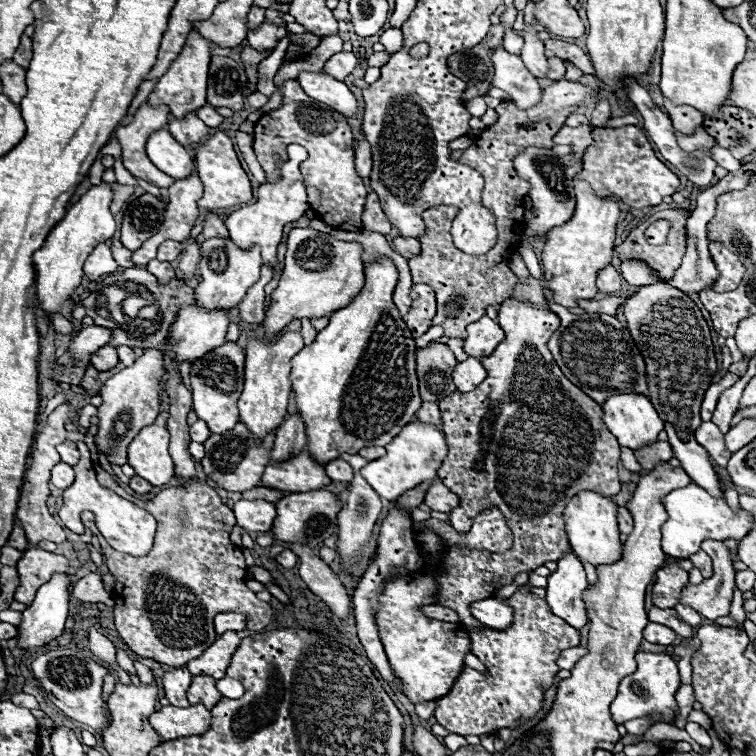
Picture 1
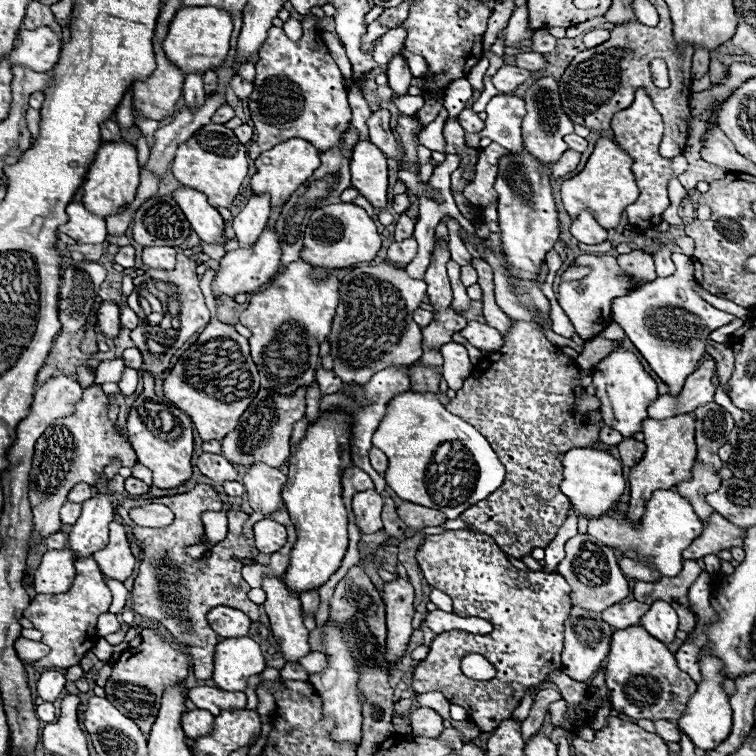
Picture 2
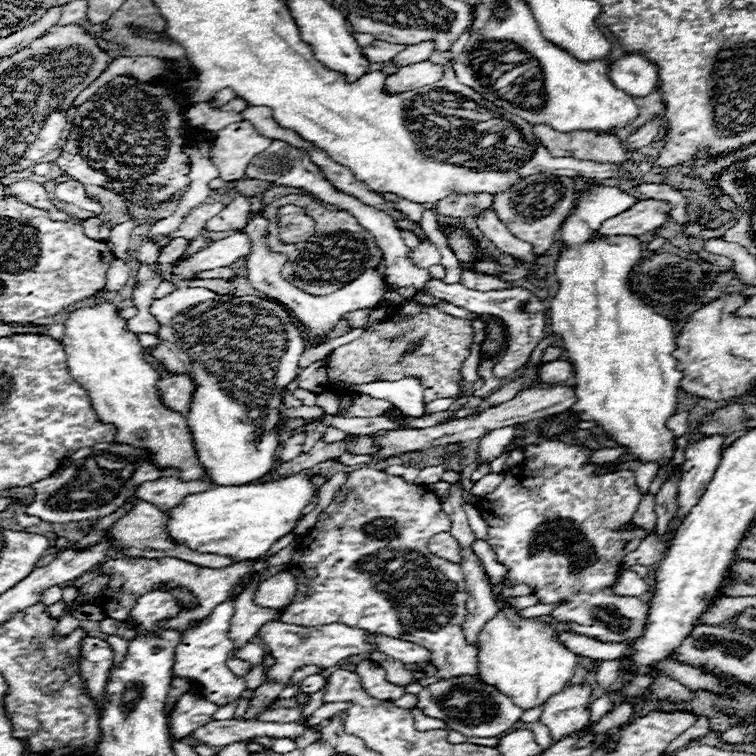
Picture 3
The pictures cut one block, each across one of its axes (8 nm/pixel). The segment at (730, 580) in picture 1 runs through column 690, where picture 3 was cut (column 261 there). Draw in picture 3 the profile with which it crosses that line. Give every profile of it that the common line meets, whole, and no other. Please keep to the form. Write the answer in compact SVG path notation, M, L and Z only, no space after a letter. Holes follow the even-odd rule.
M288 570L282 571L262 582L254 592L254 604L260 608L284 610L292 604L296 594L296 580Z

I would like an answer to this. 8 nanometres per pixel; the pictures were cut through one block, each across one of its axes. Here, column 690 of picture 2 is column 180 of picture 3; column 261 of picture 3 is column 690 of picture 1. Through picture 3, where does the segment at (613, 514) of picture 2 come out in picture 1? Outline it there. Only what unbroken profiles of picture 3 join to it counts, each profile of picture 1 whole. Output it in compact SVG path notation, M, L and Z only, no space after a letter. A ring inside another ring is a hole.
M688 484L684 488L676 488L670 494L664 496L664 506L668 510L668 522L662 526L662 550L668 556L674 558L688 558L694 552L700 550L700 544L708 538L712 540L726 540L726 538L736 538L742 540L750 528L752 528L752 518L748 512L740 510L734 514L726 500L722 498L712 498L704 488L698 488L696 484Z

